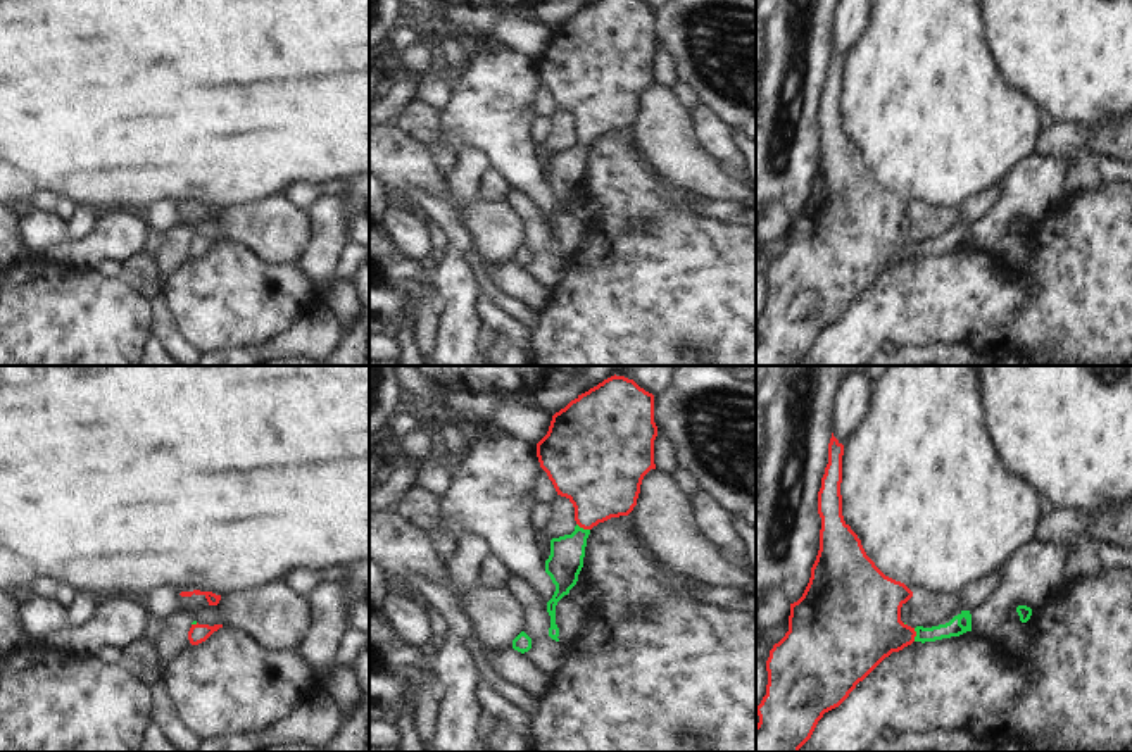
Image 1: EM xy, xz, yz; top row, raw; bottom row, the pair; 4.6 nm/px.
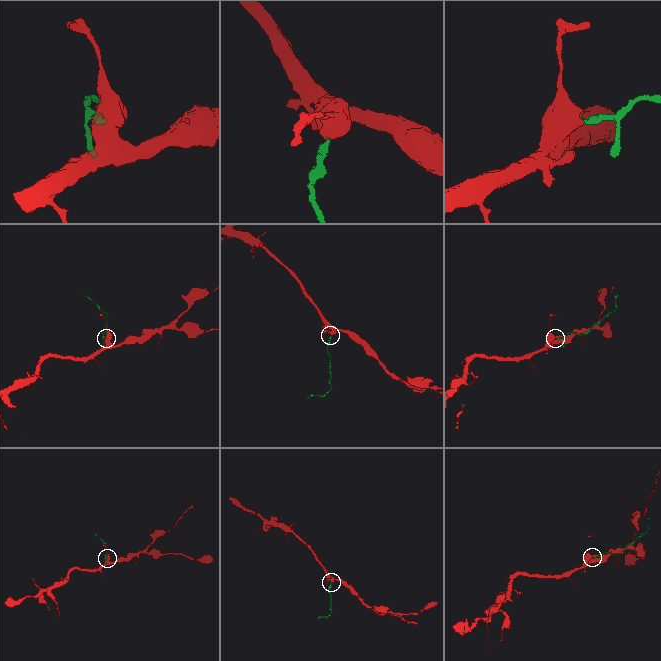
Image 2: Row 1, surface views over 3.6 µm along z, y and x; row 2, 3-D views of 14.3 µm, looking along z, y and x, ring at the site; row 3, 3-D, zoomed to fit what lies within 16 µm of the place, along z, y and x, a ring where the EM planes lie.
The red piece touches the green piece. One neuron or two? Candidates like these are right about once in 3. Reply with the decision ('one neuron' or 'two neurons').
one neuron

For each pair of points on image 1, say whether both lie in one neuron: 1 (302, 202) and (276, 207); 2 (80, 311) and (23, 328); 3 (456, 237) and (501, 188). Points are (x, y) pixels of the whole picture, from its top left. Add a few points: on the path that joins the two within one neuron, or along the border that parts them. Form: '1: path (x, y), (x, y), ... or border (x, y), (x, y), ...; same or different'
1: border (282, 194), (306, 213); different
2: path (66, 325), (62, 328), (37, 328); same
3: border (490, 166), (482, 175), (475, 199); different

